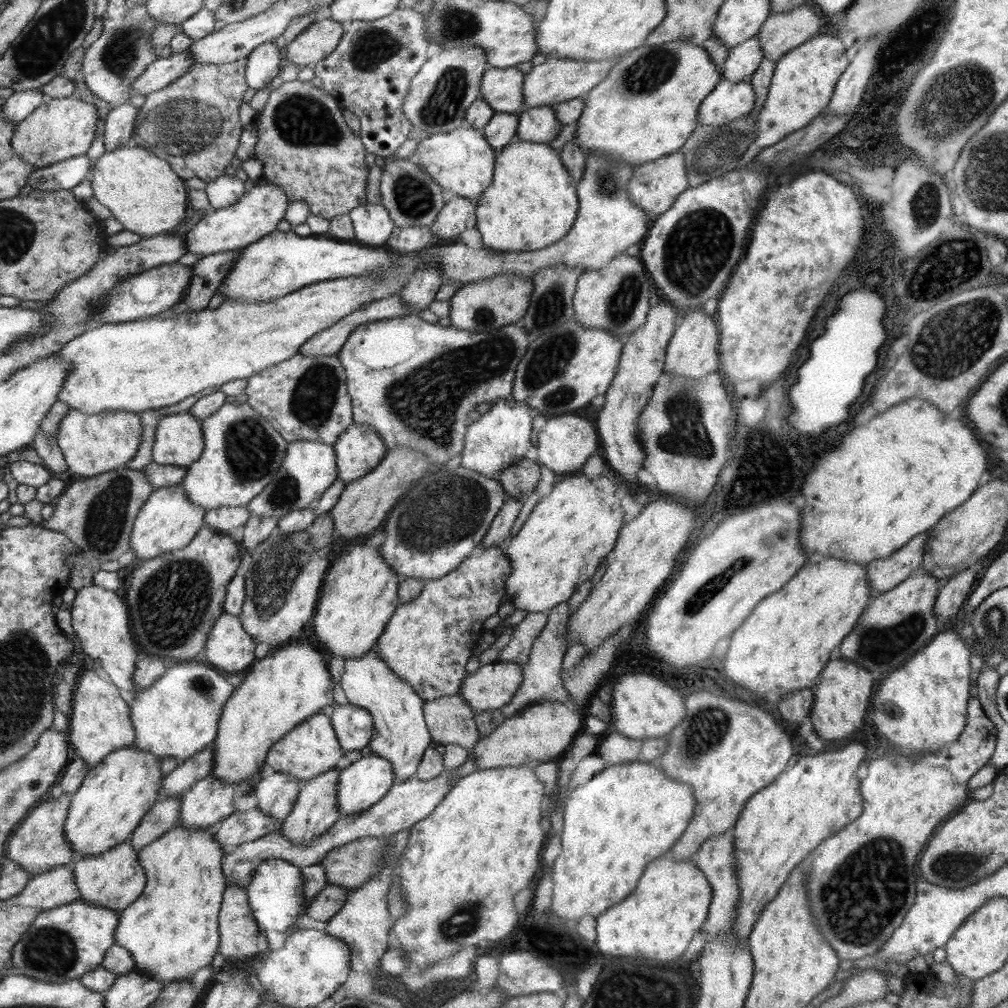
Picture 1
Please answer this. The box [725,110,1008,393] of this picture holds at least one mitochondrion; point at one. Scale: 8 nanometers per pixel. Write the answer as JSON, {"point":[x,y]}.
{"point":[954,340]}

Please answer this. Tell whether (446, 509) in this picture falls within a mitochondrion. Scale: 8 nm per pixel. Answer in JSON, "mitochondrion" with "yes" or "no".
{"mitochondrion":"yes"}

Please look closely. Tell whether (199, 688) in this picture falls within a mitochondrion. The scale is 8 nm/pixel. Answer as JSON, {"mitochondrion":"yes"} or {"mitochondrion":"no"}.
{"mitochondrion":"yes"}

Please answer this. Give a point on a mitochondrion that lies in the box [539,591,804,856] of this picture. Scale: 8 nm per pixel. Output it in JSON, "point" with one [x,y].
{"point":[707,729]}

